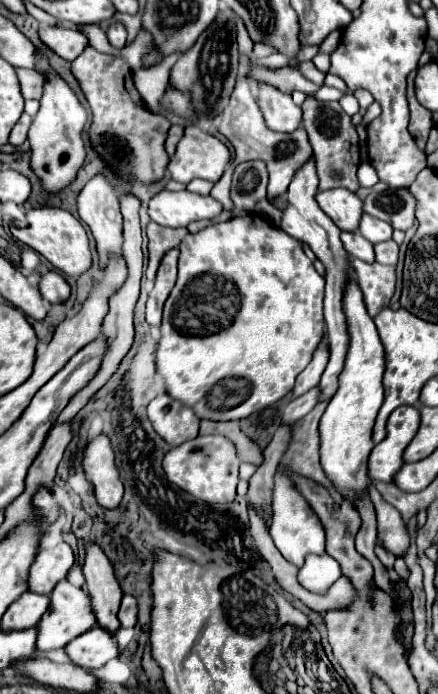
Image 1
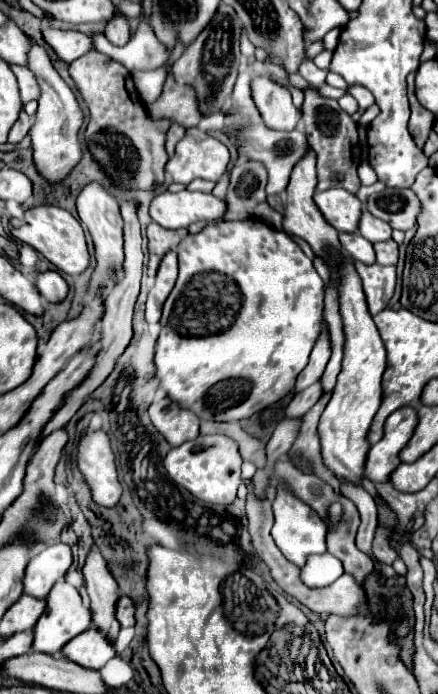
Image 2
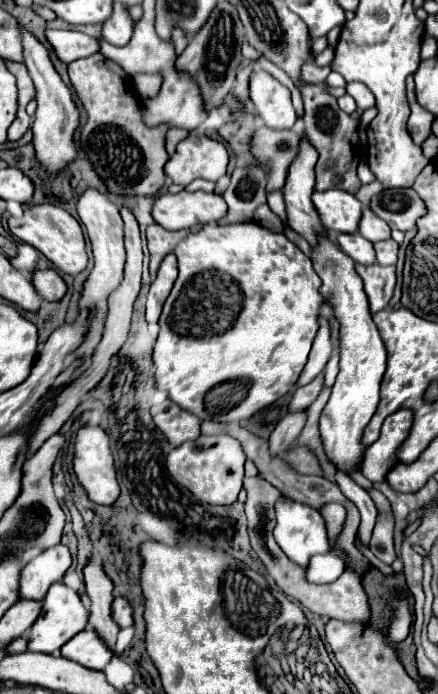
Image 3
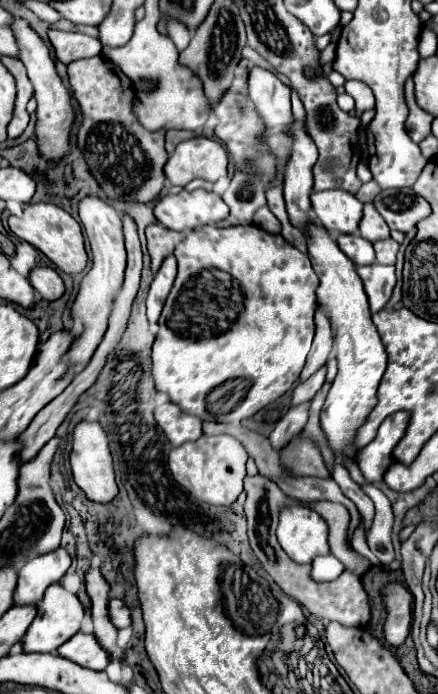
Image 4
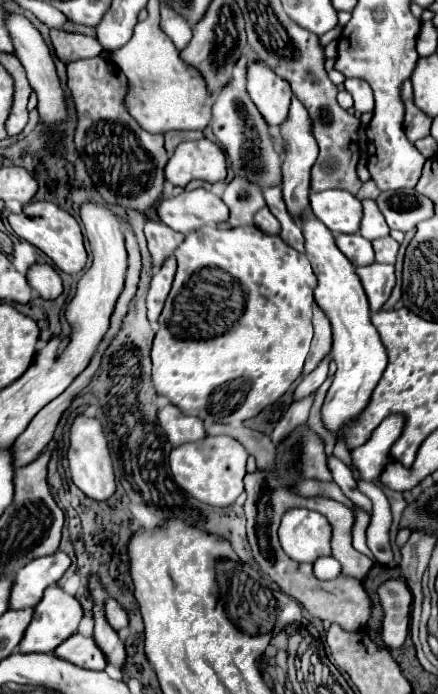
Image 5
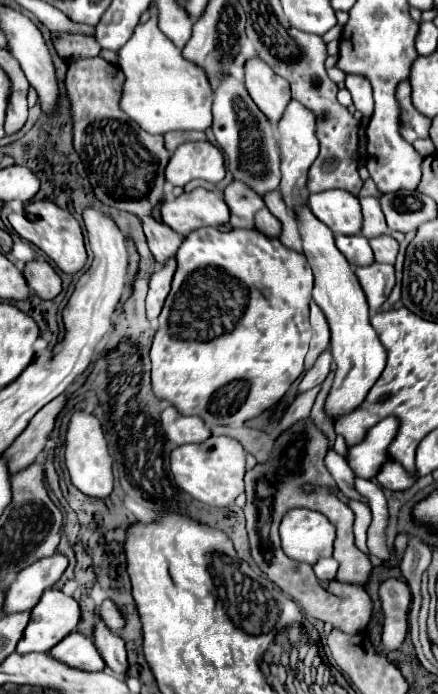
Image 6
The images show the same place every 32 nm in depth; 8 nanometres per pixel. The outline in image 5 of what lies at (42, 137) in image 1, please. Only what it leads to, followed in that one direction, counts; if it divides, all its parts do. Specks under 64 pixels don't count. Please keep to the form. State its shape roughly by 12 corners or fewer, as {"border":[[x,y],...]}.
{"border":[[6,12],[6,28],[38,112],[66,116],[64,92],[42,34],[26,16]]}

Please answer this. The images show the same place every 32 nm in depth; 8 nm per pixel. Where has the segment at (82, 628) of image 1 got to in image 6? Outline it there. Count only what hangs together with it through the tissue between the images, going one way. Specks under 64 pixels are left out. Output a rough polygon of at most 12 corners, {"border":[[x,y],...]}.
{"border":[[48,588],[18,654],[48,652],[80,620],[72,596]]}

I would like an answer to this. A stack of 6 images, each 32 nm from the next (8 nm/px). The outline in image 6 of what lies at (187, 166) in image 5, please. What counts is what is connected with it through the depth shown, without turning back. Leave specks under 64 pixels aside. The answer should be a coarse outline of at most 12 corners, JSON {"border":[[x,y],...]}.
{"border":[[210,142],[180,144],[166,166],[172,186],[218,184],[224,156]]}

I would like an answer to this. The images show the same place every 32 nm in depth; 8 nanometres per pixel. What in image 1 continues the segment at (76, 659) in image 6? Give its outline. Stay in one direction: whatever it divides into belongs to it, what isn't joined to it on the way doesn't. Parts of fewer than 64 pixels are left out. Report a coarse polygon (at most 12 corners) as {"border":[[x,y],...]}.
{"border":[[100,626],[64,650],[74,664],[98,670],[118,656],[116,638]]}

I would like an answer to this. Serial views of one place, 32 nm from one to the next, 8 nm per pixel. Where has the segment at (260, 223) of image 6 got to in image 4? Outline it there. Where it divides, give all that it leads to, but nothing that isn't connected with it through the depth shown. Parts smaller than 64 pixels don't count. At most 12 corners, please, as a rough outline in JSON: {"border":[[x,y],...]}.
{"border":[[268,208],[256,212],[254,224],[270,234],[280,232],[280,222]]}

